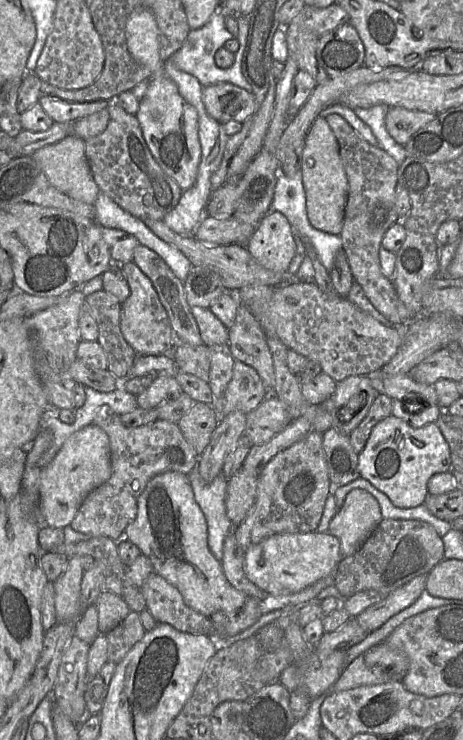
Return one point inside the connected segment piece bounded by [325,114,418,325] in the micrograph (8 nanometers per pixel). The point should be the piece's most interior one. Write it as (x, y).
(370, 211)

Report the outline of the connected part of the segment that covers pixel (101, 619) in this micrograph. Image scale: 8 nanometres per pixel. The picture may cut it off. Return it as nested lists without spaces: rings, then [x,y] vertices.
[[[103,591],[96,599],[94,606],[98,611],[99,633],[106,634],[120,624],[130,613],[125,600],[115,593]]]

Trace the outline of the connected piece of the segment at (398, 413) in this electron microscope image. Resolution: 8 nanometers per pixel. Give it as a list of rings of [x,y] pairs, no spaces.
[[[393,399],[391,415],[403,419],[414,428],[420,428],[429,423],[436,423],[443,412],[439,404]]]

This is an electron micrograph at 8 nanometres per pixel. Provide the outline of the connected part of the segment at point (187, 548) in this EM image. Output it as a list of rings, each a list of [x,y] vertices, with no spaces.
[[[164,472],[152,477],[137,499],[137,515],[125,529],[126,539],[149,559],[154,572],[175,586],[185,603],[195,611],[209,617],[216,626],[217,636],[234,637],[251,627],[263,615],[260,611],[261,601],[235,589],[224,575],[222,562],[217,560],[209,549],[207,541],[207,522],[195,501],[188,477],[180,472]]]

